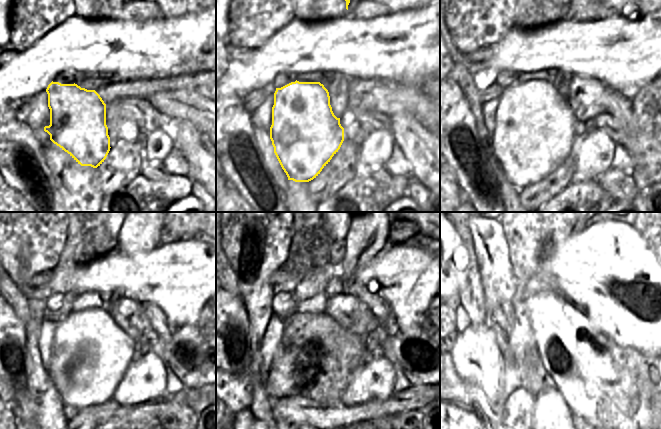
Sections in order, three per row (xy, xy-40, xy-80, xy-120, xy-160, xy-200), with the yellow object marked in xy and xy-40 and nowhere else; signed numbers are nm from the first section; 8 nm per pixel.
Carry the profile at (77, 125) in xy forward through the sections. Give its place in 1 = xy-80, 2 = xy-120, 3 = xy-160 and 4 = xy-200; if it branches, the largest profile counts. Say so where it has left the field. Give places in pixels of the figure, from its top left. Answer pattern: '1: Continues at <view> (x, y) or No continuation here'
1: Continues at xy-80 (535, 129)
2: Continues at xy-120 (90, 355)
3: Continues at xy-160 (334, 351)
4: Continues at xy-200 (572, 351)

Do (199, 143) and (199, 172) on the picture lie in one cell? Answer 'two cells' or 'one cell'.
one cell

